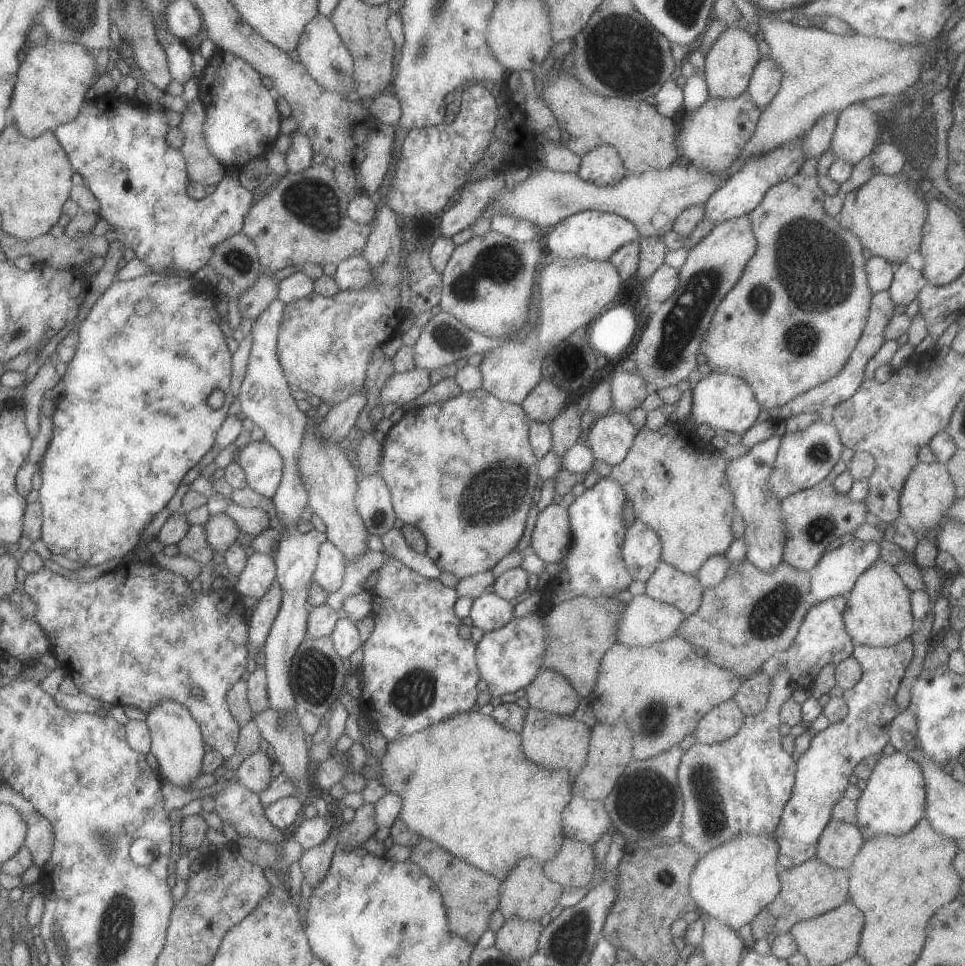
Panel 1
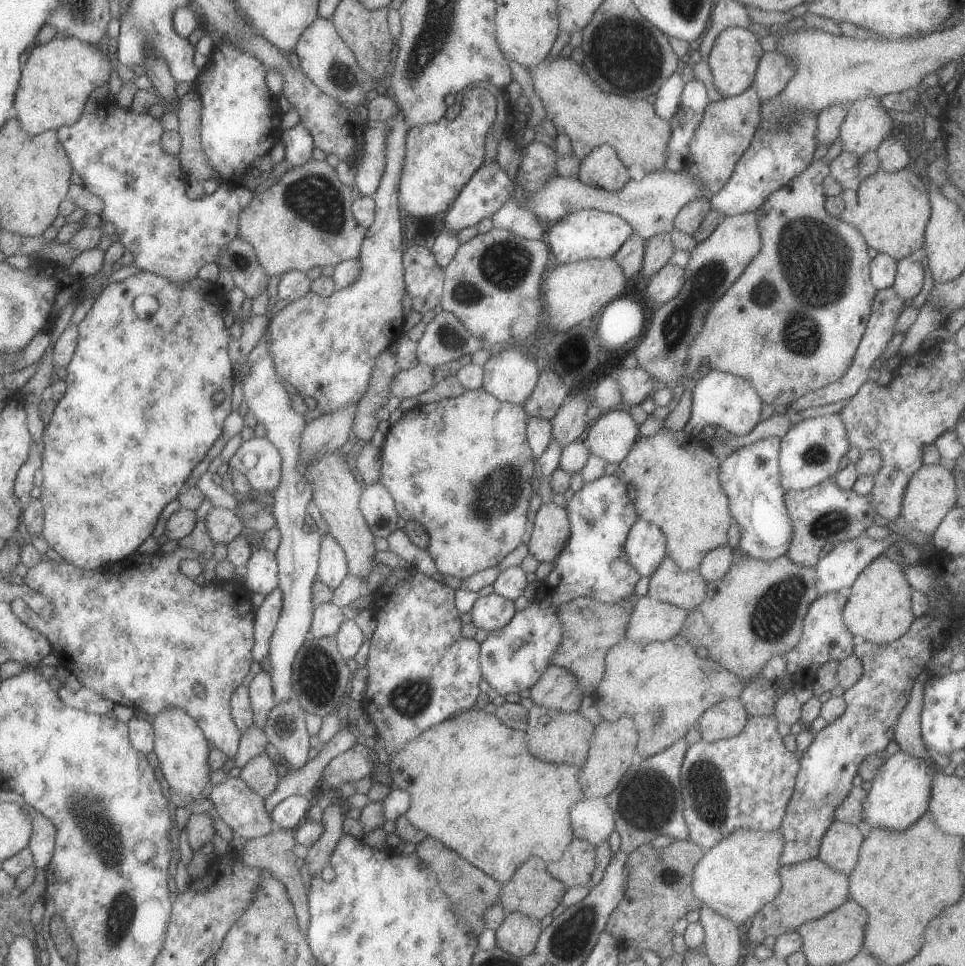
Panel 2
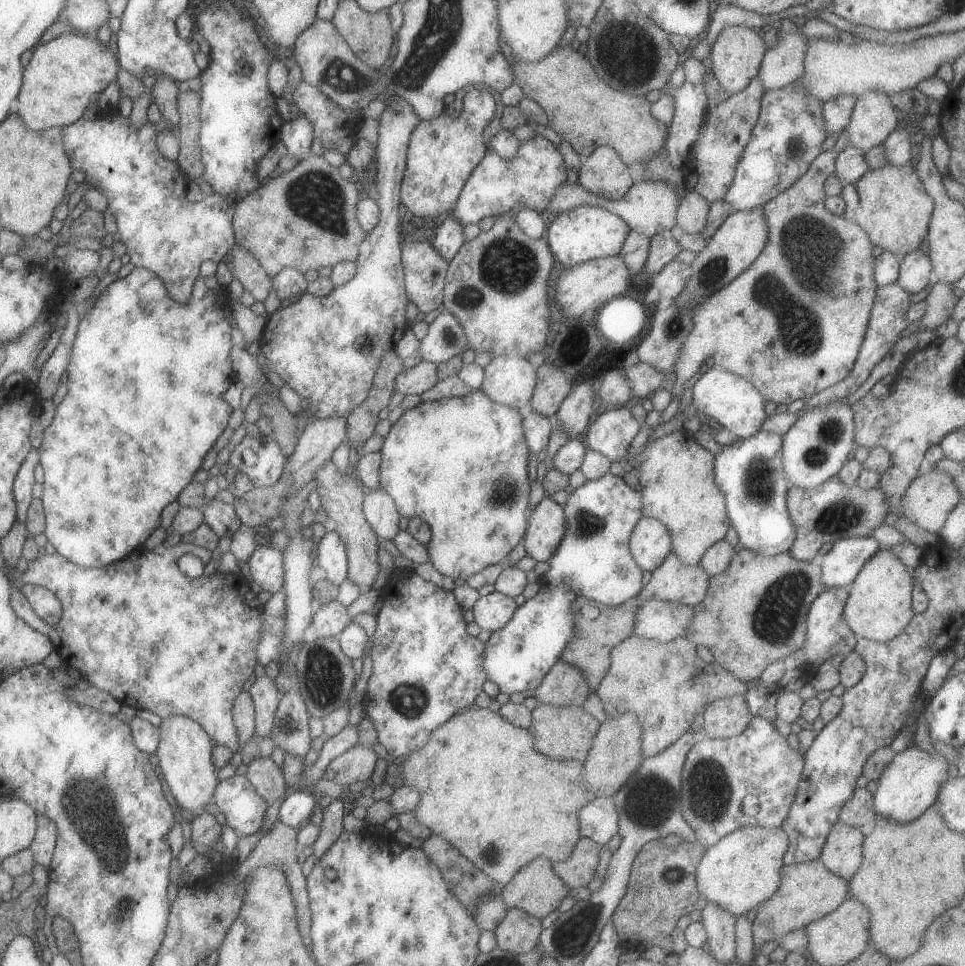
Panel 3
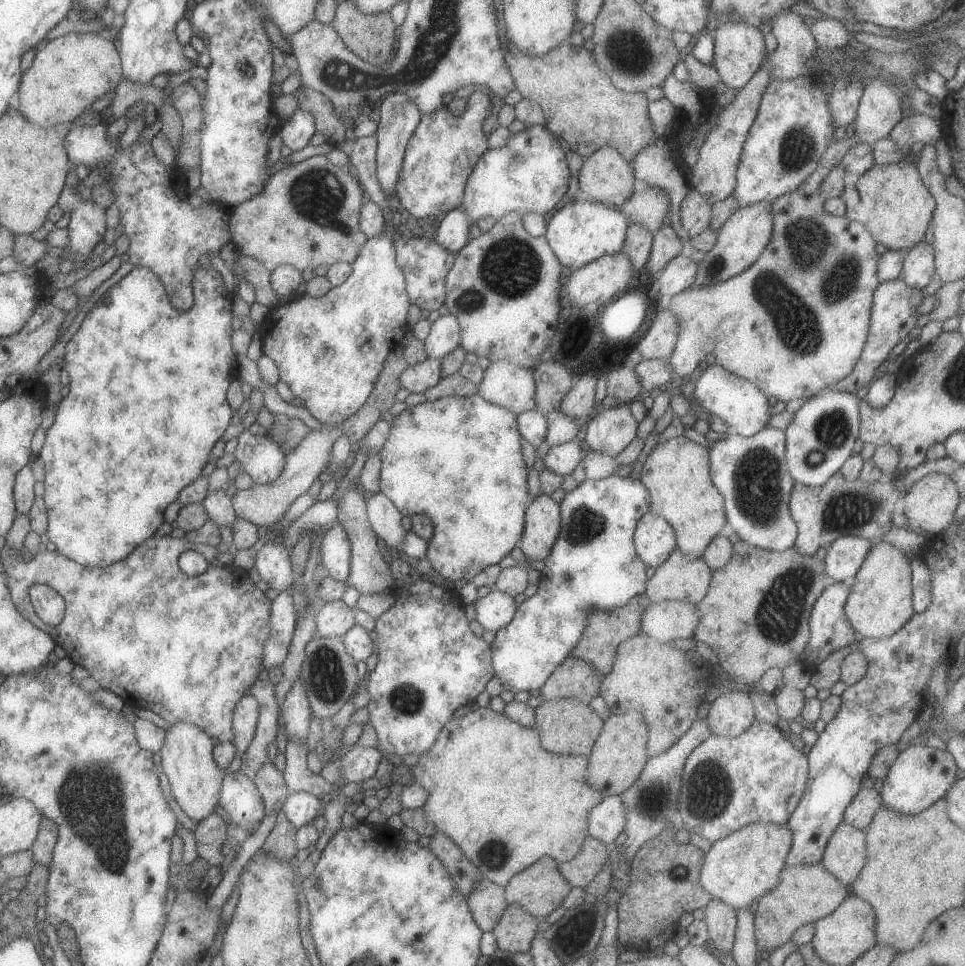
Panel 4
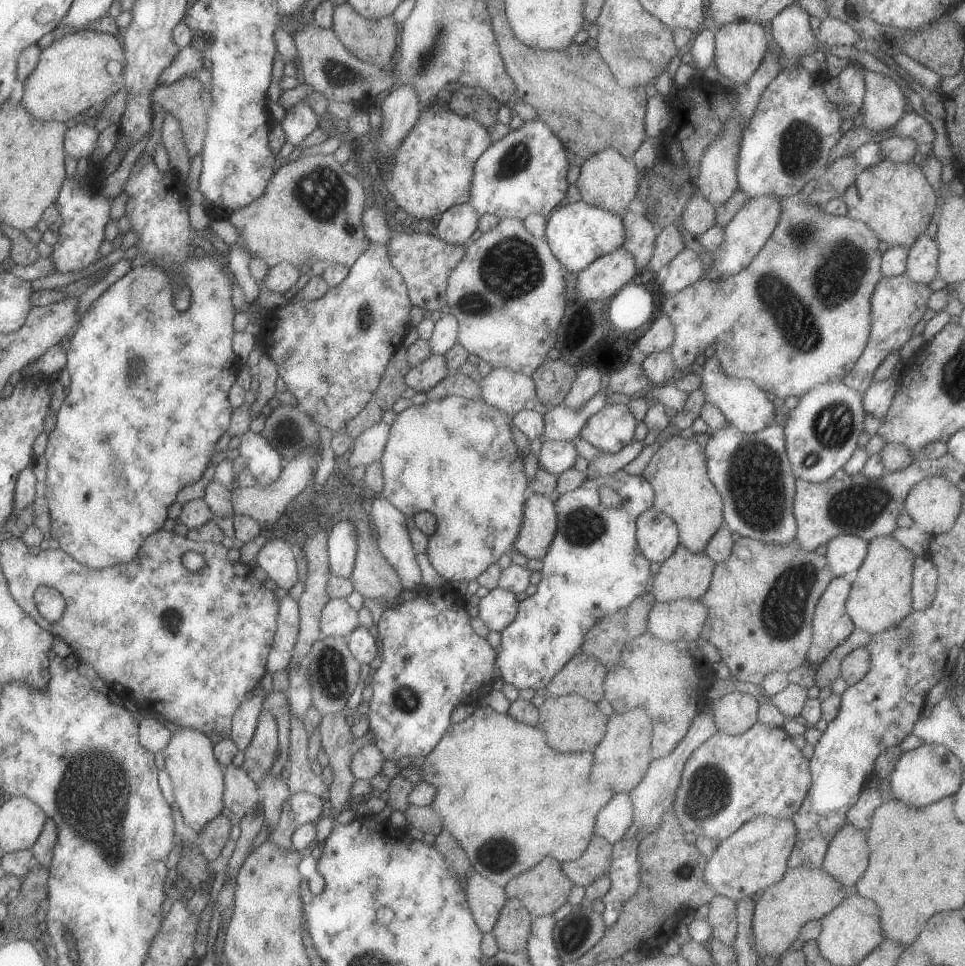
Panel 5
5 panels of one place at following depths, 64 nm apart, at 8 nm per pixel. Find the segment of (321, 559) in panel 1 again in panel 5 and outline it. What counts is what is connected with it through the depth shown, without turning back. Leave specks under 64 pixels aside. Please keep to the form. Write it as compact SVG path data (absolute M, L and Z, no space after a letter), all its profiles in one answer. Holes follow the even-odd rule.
M344 518L328 533L328 556L332 575L351 578L357 548L356 526Z

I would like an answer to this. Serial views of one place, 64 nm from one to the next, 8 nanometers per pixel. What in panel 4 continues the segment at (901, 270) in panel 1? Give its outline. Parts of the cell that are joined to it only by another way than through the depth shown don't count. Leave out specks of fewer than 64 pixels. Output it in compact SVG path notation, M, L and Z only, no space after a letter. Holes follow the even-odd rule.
M925 240L918 242L905 252L903 268L902 277L908 286L925 288L936 275L934 246Z

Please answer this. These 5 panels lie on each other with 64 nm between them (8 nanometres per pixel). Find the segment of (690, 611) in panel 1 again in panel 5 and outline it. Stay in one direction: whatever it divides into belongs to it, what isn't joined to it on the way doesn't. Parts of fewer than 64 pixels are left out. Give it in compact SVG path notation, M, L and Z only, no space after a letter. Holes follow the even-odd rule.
M678 545L660 566L654 578L654 594L657 602L692 598L700 600L709 589L715 563L706 552L692 554L684 546Z

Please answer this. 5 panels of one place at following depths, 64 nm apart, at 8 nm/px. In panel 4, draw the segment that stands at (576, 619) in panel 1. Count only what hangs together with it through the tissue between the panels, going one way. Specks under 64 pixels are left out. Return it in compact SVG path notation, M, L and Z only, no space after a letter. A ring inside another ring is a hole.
M646 594L636 595L626 606L613 608L612 610L598 610L598 612L590 614L590 622L588 622L580 642L572 648L570 657L580 658L580 660L588 662L594 670L598 670L602 675L608 674L614 666L614 658L616 658L618 646L625 640L641 633L642 614L644 614L644 610L650 604L652 602Z

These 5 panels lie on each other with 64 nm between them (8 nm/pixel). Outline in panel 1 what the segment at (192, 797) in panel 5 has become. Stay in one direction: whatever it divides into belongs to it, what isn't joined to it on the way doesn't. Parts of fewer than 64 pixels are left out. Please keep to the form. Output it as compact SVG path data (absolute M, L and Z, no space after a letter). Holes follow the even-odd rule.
M162 700L147 712L146 724L150 730L151 752L159 764L163 777L182 790L192 790L193 782L201 776L202 762L206 756L204 738L201 728L190 714L190 711L174 700Z

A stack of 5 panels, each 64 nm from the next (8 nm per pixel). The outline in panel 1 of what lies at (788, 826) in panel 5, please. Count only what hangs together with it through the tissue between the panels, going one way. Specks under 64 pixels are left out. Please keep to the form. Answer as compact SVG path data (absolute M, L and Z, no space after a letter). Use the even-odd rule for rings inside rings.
M740 834L732 842L724 842L722 846L703 854L696 863L690 879L690 894L696 902L696 906L710 914L712 918L718 918L724 926L739 931L745 924L751 923L754 917L764 910L781 891L779 878L779 850L778 842L773 835L766 834Z

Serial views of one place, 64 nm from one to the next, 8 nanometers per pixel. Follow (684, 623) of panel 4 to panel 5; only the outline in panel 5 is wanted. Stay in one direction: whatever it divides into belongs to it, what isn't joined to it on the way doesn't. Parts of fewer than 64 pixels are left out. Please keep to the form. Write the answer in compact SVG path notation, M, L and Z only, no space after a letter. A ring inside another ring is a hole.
M692 598L657 602L648 614L648 631L668 642L696 641L708 618L708 608Z

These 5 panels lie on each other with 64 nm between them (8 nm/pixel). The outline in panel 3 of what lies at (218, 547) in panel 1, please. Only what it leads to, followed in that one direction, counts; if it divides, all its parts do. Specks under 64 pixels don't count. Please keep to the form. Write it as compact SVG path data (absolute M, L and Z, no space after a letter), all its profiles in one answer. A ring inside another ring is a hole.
M217 497L205 504L202 508L204 522L218 534L219 538L222 536L232 537L242 523L236 514L234 505L223 502Z

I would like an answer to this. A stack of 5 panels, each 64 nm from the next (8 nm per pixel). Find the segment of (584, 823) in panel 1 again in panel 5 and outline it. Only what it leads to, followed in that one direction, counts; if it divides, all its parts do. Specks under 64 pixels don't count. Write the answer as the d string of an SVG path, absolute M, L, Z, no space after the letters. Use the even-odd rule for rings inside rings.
M618 793L598 812L594 833L610 844L622 840L634 822L634 806L630 794Z

